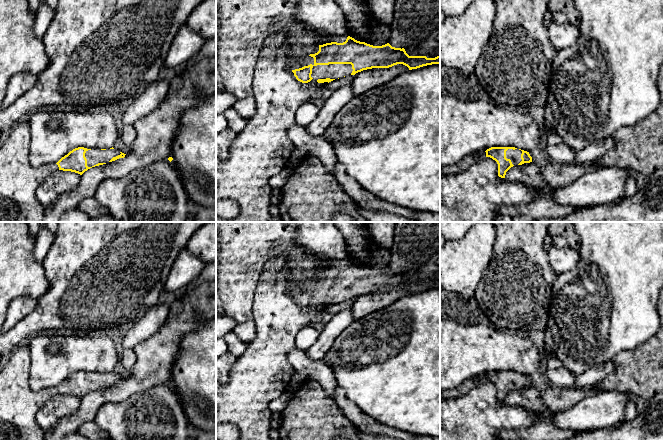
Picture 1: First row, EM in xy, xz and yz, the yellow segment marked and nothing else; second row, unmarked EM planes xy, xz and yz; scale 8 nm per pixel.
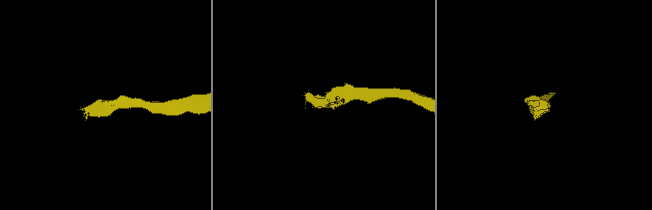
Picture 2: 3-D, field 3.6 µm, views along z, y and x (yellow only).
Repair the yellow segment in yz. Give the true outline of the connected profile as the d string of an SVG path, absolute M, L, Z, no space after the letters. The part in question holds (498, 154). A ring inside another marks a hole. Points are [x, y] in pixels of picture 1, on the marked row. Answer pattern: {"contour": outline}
{"contour": "M491 147L486 151L486 157L490 157L498 164L498 176L505 178L506 172L513 166L532 162L529 152L515 147Z"}

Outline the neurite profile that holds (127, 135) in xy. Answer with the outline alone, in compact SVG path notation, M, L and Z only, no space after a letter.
M134 124L124 125L123 129L119 132L119 139L126 146L131 146L136 138L136 130Z

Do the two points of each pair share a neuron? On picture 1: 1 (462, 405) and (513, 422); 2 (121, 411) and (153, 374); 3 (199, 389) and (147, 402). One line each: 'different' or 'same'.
1: same
2: different
3: different

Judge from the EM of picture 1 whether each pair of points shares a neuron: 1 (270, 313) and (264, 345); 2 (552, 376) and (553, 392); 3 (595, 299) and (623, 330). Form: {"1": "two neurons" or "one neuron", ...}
{"1": "one neuron", "2": "two neurons", "3": "one neuron"}

